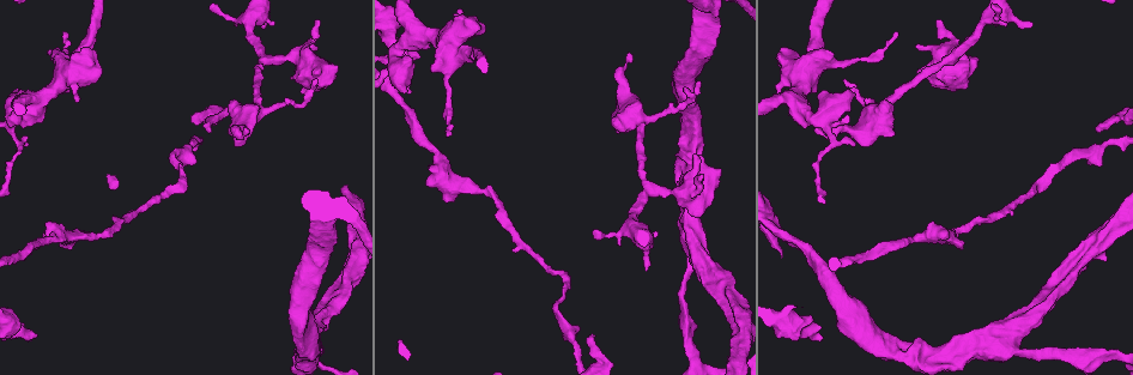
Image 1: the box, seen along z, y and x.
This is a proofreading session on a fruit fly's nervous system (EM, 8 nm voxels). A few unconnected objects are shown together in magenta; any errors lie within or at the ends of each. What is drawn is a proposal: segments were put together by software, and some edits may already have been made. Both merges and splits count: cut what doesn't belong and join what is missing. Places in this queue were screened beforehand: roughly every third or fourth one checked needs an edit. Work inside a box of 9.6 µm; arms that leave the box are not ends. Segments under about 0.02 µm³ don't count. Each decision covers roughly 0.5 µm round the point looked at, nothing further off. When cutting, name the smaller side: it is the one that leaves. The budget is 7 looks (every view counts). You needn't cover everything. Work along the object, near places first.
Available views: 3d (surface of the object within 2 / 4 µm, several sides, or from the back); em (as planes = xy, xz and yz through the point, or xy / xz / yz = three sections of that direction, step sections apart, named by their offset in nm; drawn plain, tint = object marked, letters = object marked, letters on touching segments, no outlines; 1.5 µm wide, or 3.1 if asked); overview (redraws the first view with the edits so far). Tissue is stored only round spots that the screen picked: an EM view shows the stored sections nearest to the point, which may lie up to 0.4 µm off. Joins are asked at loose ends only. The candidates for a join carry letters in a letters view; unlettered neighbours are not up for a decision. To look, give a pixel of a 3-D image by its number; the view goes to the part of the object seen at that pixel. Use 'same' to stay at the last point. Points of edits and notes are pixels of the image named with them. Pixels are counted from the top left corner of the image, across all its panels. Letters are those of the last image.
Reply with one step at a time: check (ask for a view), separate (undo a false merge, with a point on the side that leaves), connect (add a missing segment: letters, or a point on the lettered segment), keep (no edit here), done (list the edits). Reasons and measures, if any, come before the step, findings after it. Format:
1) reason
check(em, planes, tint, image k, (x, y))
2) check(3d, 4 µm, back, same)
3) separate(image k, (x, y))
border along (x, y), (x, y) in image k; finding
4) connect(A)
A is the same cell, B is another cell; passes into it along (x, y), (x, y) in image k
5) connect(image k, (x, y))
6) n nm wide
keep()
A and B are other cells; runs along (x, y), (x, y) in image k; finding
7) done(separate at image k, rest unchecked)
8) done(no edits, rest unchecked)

branch stops here
check(em, planes, tint, image 1, (416, 57))

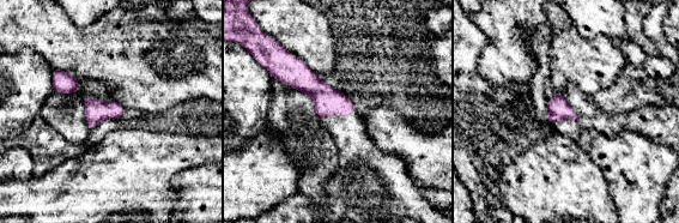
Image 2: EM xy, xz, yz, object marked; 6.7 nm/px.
see the neighbours
check(em, planes, letters, same)

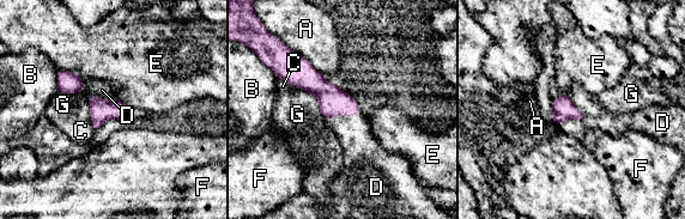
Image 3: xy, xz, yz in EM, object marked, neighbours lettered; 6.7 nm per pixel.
connect(D)
D is the same cell, A, B, C, E, F and G are other cells; passes into it along (333, 101), (343, 115), (361, 147) in image 3; it goes on there

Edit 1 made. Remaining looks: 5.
redraw
check(overview)

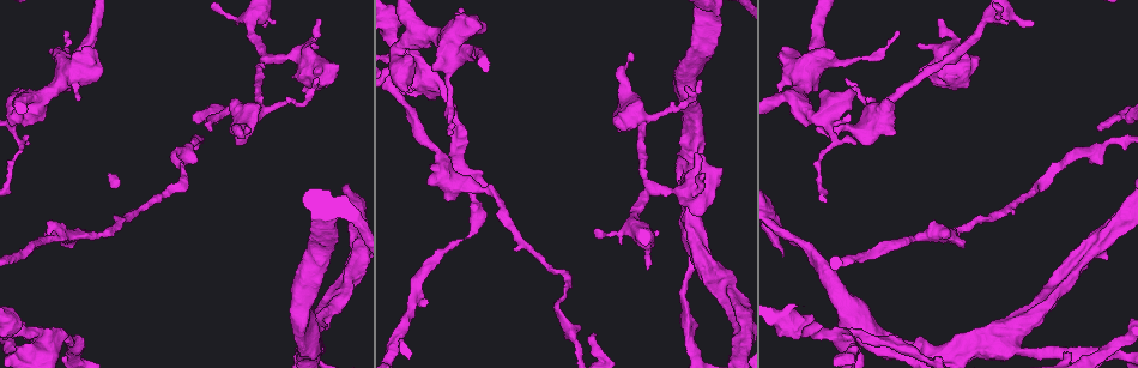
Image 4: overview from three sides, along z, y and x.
thick turns thin
check(em, xy, step 4, tint, image 4, (690, 192))

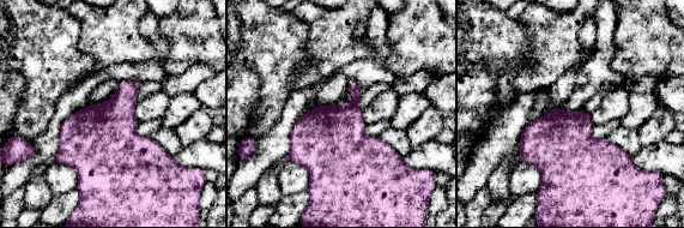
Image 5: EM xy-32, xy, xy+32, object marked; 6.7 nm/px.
check(em, planes, tint, same)

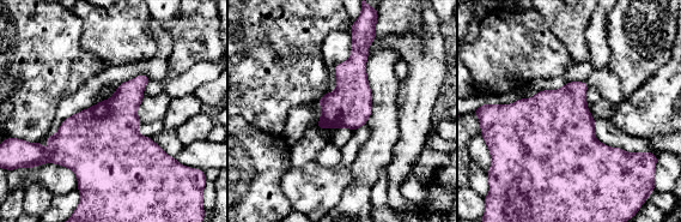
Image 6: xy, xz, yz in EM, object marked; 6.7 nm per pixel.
what lies round it
check(em, planes, letters, same)

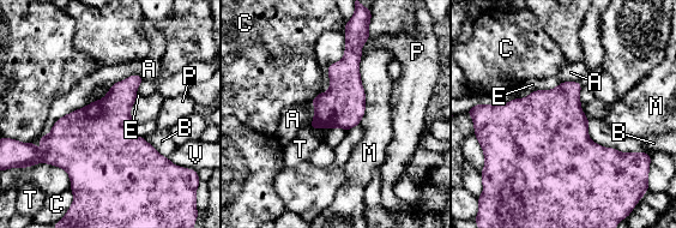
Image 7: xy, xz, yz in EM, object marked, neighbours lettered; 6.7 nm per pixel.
A touches over 500 nm
keep()
A, B, C, E, M, P, T and V are other cells; border along (91, 101), (60, 116), (37, 150) in image 7; one neuron here

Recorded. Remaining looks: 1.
done(connect at image 3, rest unchecked)

